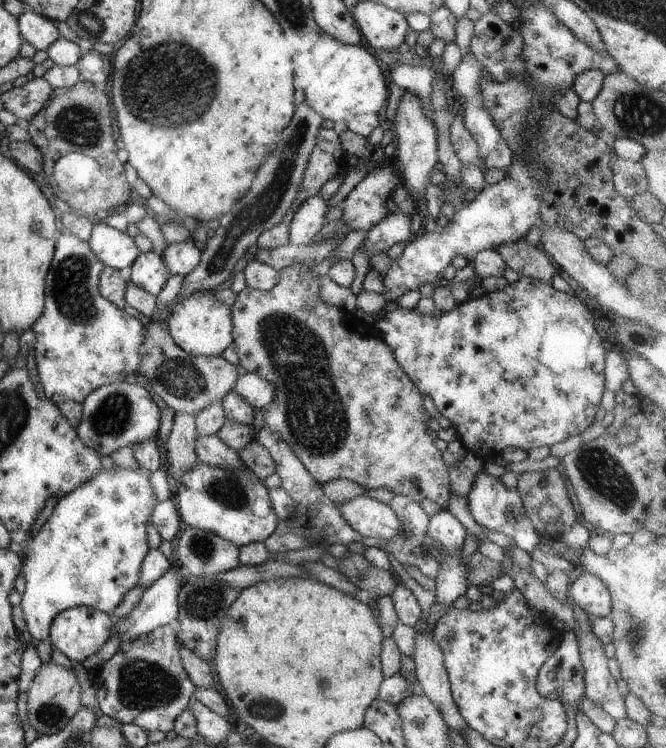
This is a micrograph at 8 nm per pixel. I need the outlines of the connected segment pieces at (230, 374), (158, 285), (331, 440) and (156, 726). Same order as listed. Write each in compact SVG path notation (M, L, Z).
M151 322L147 338L143 342L143 359L138 375L144 375L152 383L153 395L177 415L188 414L195 418L207 406L221 403L223 396L235 388L239 379L238 370L223 357L191 355L172 340L166 323Z
M156 251L140 253L131 264L130 282L158 296L171 277L163 258Z
M293 264L279 272L279 281L269 291L261 291L246 287L238 293L236 302L231 306L233 320L233 337L236 353L239 355L240 365L248 373L263 376L274 385L275 399L264 407L264 425L280 434L281 439L292 447L294 454L302 461L306 470L312 474L318 484L324 484L336 479L346 479L357 482L364 488L390 488L396 494L403 494L417 503L424 499L436 501L443 509L453 494L449 479L449 468L442 460L442 453L436 447L434 440L428 435L429 415L424 409L422 397L416 385L406 376L402 367L396 362L394 353L382 340L373 326L369 326L353 313L328 304L322 300L320 293L320 278L314 276L311 266L315 264Z
M171 624L152 629L152 632L134 637L120 645L118 652L104 661L93 674L92 686L100 704L100 710L106 716L114 718L117 723L134 723L145 731L170 732L173 730L176 717L190 708L197 686L190 680L180 656L181 644Z

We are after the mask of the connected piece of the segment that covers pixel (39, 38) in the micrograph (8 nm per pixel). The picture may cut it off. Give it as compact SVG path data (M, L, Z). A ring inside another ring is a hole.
M29 7L17 16L17 21L23 40L32 44L36 50L46 50L61 37L55 21L36 14Z

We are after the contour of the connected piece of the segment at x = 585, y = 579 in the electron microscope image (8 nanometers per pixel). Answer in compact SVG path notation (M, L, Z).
M584 572L569 588L570 602L592 618L608 617L612 610L608 587L597 576Z

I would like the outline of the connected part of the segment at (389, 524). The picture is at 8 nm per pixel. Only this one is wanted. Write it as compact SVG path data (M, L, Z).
M365 495L344 499L336 504L342 518L361 536L389 541L402 534L400 520L390 507Z

